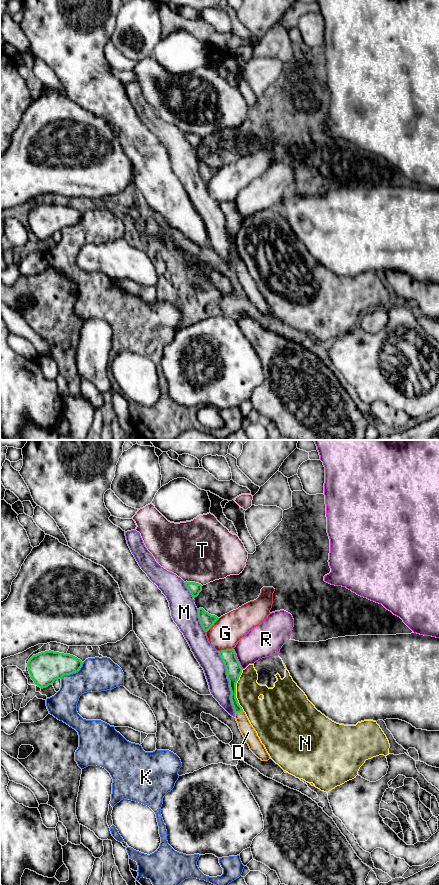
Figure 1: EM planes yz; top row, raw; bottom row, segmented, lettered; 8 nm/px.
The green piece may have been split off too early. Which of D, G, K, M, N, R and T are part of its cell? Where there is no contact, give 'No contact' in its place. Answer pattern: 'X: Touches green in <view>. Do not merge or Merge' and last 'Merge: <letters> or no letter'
D: Touches green in yz. Merge
G: Touches green in yz. Do not merge
K: Touches green in yz. Do not merge
M: Touches green in yz. Do not merge
N: Touches green in yz. Do not merge
R: Touches green in yz. Do not merge
T: Touches green in yz. Do not merge
Merge: D

